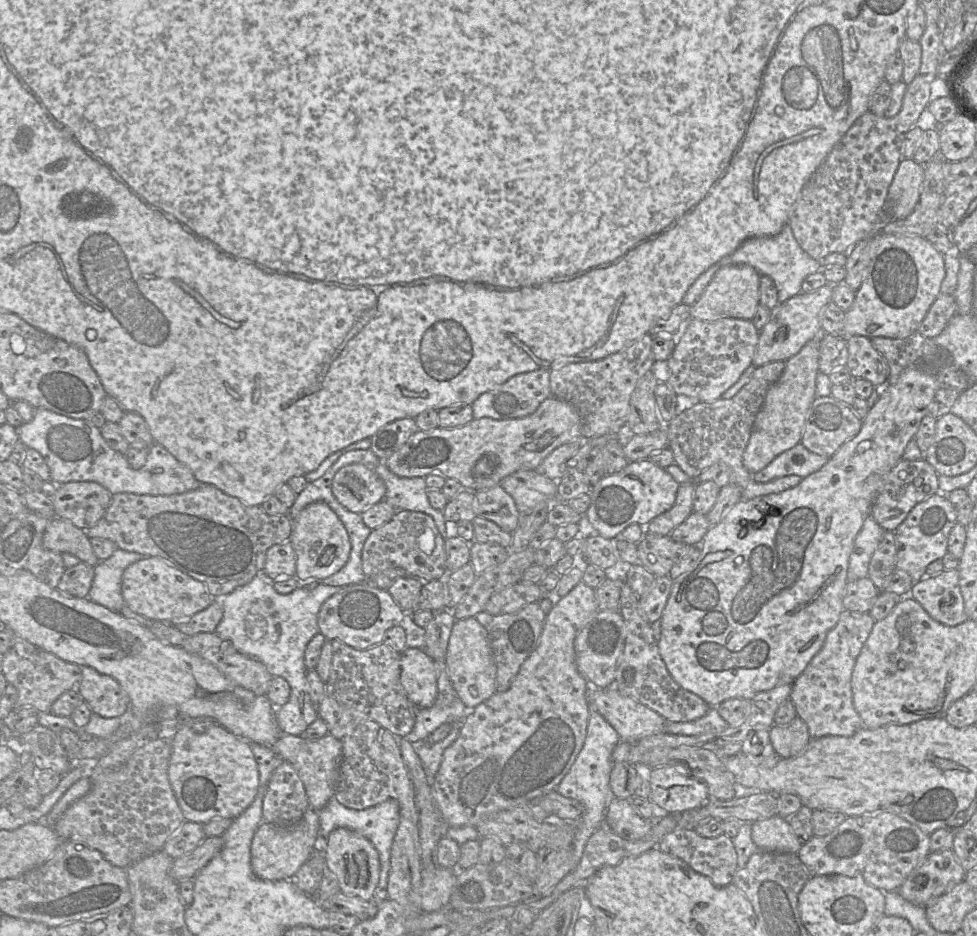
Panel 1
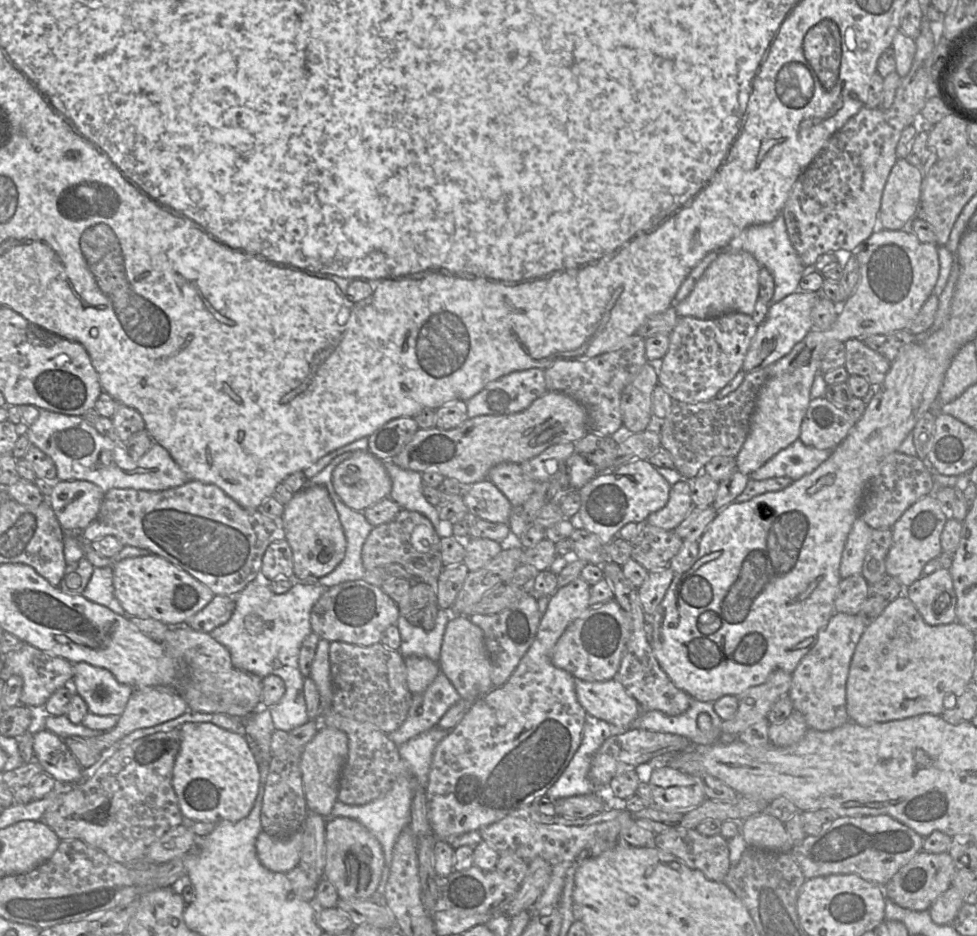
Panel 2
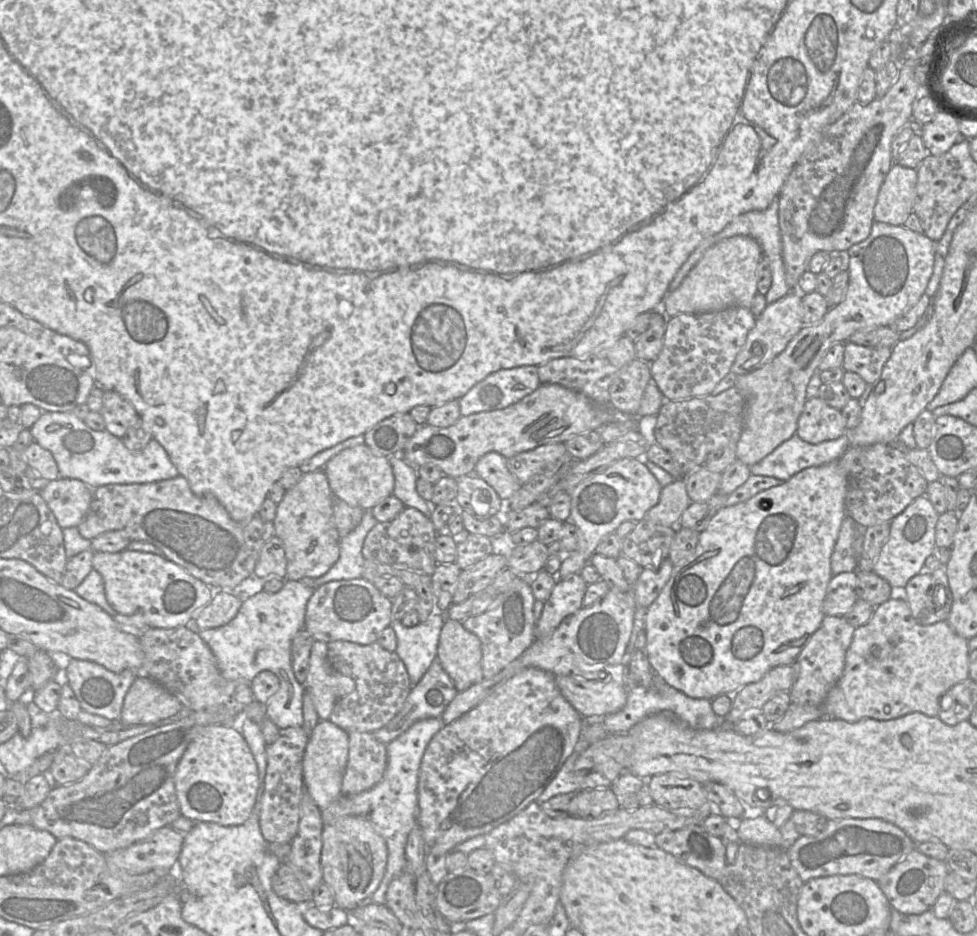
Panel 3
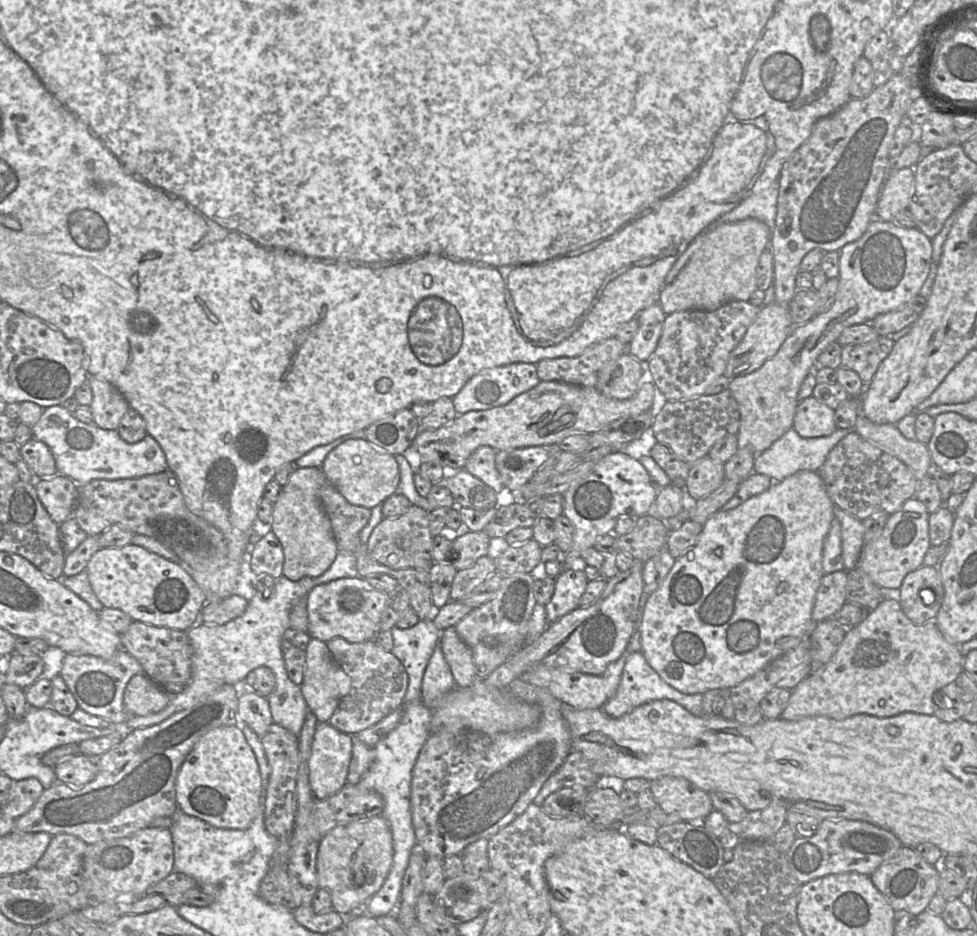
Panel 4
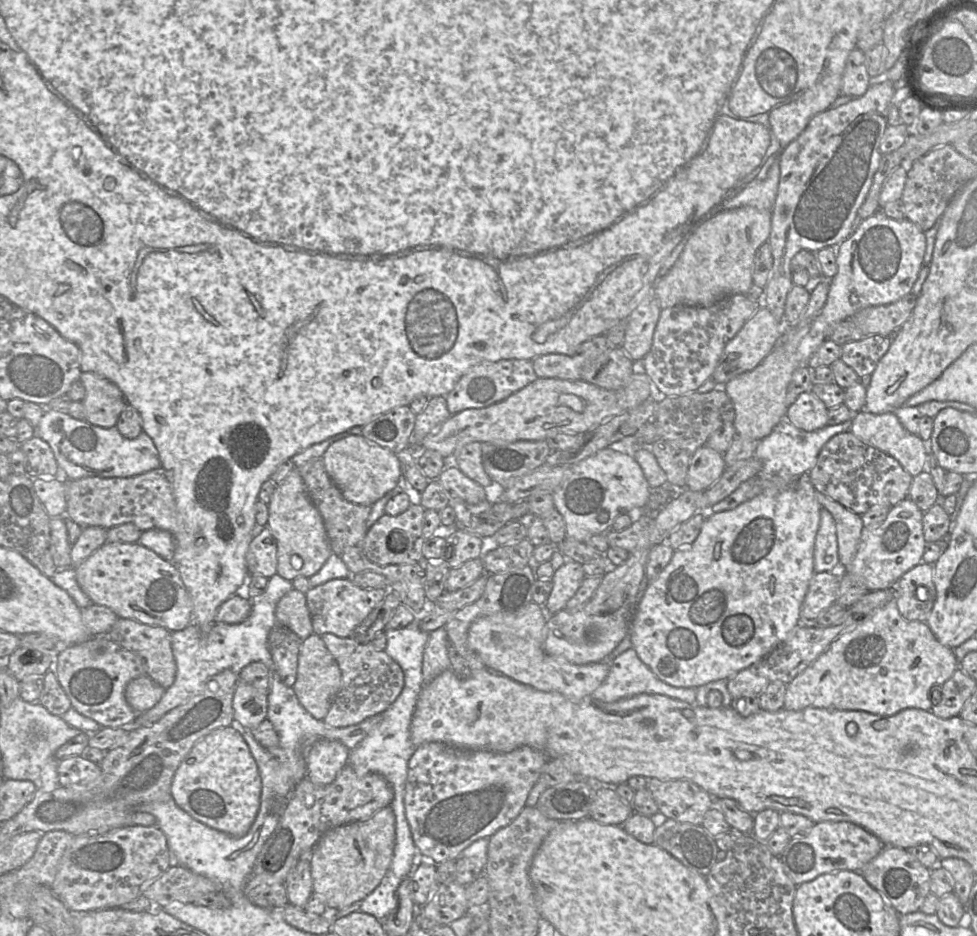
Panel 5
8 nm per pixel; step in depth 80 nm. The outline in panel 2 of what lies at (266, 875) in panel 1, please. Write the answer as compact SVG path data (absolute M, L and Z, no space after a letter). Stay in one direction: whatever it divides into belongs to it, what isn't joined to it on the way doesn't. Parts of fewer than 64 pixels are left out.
M262 830L256 839L257 857L266 869L286 874L300 862L302 839L301 830L284 839L272 837Z

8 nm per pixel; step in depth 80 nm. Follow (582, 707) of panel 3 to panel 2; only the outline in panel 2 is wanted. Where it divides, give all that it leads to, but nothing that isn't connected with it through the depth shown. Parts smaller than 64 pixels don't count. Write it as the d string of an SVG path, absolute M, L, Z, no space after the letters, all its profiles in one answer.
M575 678L575 691L588 715L612 724L618 731L631 728L643 711L617 678L594 682Z

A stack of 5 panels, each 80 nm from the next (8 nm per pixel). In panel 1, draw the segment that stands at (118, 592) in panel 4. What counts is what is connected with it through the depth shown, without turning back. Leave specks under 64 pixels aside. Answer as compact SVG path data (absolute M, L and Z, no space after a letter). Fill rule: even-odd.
M49 519L42 542L48 550L61 554L70 553L93 567L100 562L93 551L90 538L84 530L76 527L70 520ZM153 556L134 562L124 570L121 593L125 605L133 612L149 620L166 623L185 621L217 600L202 582L172 566L163 558Z

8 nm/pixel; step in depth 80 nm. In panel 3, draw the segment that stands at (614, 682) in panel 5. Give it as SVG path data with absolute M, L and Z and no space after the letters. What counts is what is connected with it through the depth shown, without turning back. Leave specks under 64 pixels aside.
M655 674L651 688L643 686L628 688L626 704L621 710L605 715L603 727L608 734L626 733L642 719L660 712L671 712L679 722L694 730L712 730L721 726L721 717L714 713L711 700L691 698L670 686L659 674Z

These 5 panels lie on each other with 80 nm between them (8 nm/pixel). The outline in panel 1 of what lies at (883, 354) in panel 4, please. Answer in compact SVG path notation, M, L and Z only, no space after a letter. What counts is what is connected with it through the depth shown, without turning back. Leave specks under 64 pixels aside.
M854 335L847 338L848 367L852 378L863 378L874 387L885 386L889 375L889 365L883 356L873 347L871 339Z

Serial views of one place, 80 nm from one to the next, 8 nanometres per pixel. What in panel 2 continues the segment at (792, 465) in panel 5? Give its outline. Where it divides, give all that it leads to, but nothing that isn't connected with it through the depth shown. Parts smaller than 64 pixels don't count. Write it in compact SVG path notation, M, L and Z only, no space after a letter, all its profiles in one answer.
M800 438L779 451L762 467L752 472L753 480L766 480L775 477L788 477L793 481L813 472L826 461L833 449L820 450L806 446Z

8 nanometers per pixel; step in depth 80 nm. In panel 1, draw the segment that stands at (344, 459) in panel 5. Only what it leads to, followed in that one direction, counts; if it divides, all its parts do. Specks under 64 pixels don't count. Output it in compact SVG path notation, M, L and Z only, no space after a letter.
M353 463L342 467L335 474L332 491L337 501L347 510L361 514L385 499L386 485L374 468Z

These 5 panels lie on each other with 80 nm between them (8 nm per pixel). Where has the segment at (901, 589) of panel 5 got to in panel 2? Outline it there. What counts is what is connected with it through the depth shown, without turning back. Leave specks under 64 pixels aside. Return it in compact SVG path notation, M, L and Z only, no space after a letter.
M941 568L930 575L923 574L908 587L908 598L927 624L956 622L957 596L950 571Z

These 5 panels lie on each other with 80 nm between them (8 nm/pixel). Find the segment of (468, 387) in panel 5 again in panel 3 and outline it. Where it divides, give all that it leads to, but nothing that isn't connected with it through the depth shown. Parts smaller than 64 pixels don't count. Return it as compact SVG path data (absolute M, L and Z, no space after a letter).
M524 365L495 371L476 383L458 401L462 416L513 405L541 385L538 366Z

